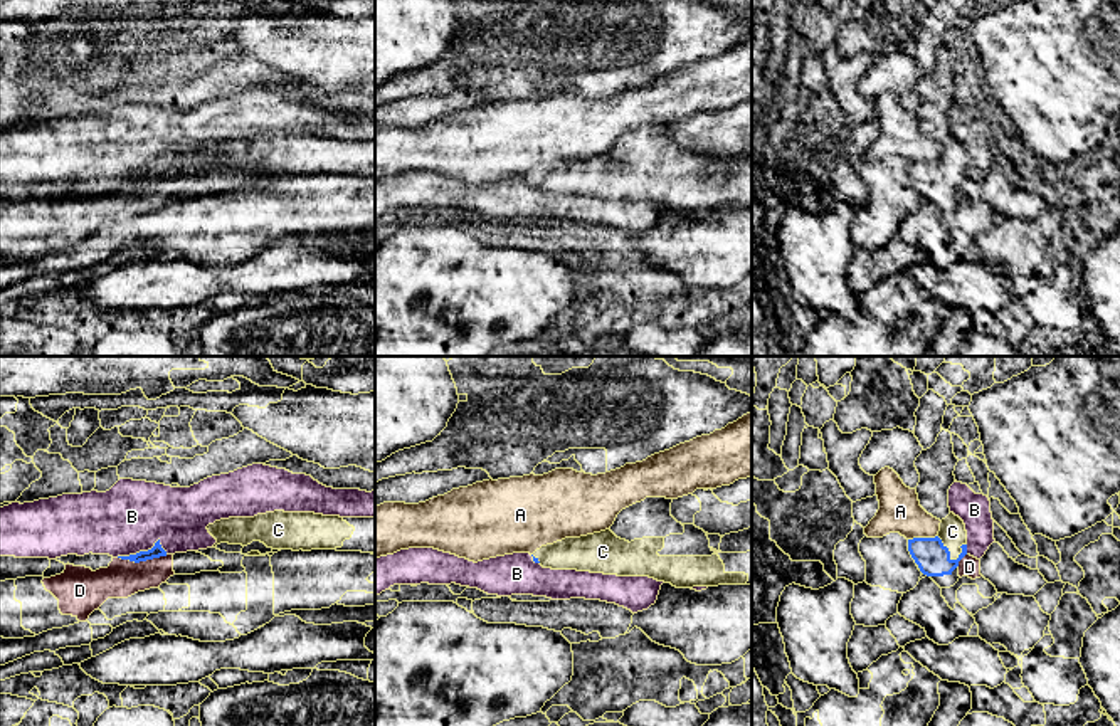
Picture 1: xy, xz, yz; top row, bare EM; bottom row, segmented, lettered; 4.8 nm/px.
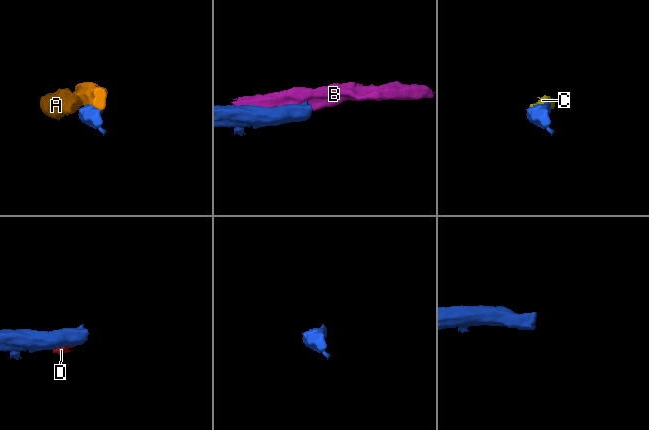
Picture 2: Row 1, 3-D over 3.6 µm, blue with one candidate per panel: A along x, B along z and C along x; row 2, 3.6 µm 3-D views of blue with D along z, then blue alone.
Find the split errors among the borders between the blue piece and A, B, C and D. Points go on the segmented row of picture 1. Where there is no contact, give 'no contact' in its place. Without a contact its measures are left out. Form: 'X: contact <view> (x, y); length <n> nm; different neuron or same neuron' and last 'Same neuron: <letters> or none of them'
A: contact yz (922, 538); length 150 nm; different neuron
B: contact xy (142, 552); length 240 nm; different neuron
C: contact yz (947, 550); length 150 nm; same neuron
D: contact xy (142, 560); length 240 nm; different neuron
Same neuron: C

